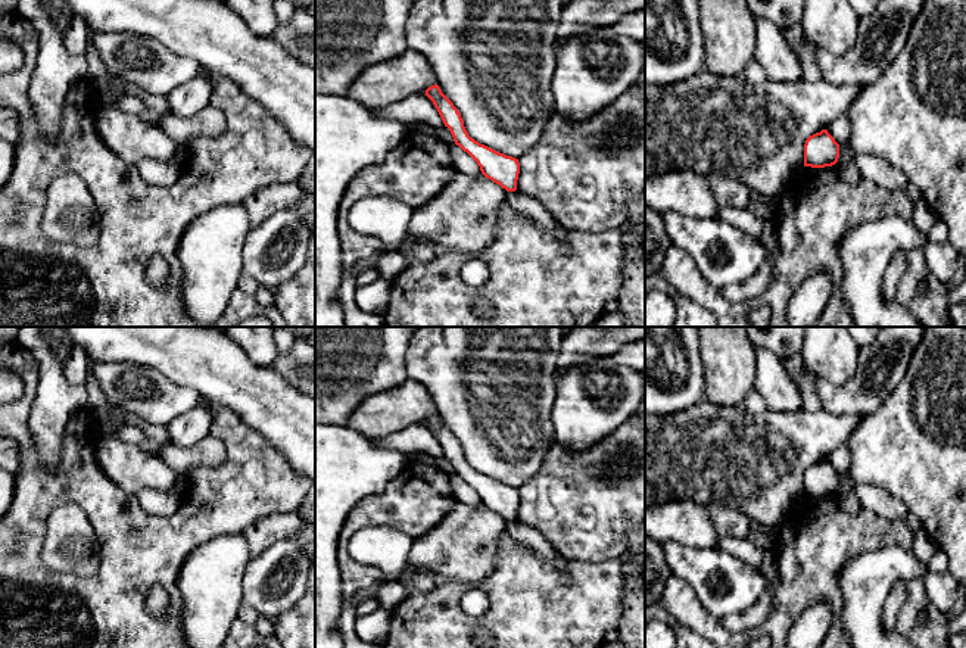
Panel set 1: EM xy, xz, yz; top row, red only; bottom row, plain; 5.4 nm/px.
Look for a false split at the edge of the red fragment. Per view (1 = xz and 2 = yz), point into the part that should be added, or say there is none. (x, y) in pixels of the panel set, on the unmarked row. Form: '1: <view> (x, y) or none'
1: none
2: none

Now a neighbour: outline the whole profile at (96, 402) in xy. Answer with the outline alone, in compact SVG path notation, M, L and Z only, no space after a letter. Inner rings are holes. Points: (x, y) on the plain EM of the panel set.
M96 381L87 383L87 401L85 401L85 409L91 412L96 418L102 418L107 412L115 409L115 405L112 405L100 386Z

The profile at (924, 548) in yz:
M920 529L916 533L916 539L912 549L916 558L922 564L928 566L928 561L937 552L937 549L938 549L938 545L928 536L928 533L923 529Z

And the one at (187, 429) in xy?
M197 405L187 412L172 418L166 430L172 445L193 446L209 436L212 427L212 414L208 408Z

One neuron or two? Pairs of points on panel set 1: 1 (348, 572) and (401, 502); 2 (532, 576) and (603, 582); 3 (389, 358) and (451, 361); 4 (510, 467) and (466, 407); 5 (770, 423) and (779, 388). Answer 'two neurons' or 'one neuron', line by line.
1: one neuron
2: one neuron
3: two neurons
4: one neuron
5: two neurons

